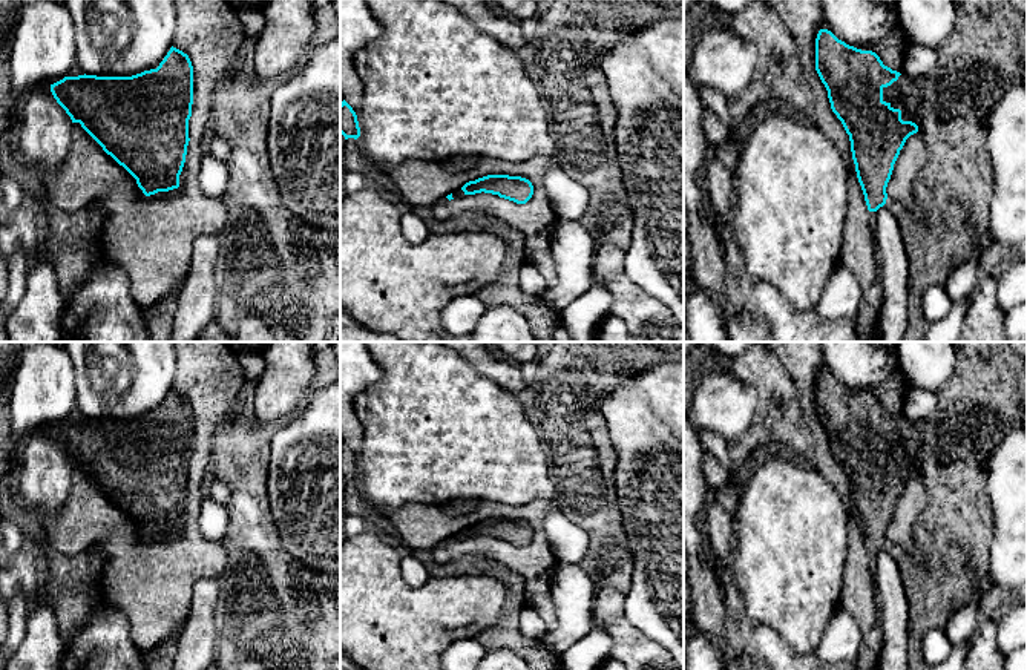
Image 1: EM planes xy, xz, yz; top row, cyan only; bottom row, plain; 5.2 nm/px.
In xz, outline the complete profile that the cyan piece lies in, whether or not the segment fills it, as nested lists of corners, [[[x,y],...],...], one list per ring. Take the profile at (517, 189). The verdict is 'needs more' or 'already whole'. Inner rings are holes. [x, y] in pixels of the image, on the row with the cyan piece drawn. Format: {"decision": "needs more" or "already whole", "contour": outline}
{"decision": "already whole", "contour": [[[487,175],[466,182],[461,190],[464,195],[492,193],[517,204],[526,204],[533,195],[533,186],[529,179],[509,175]]]}

